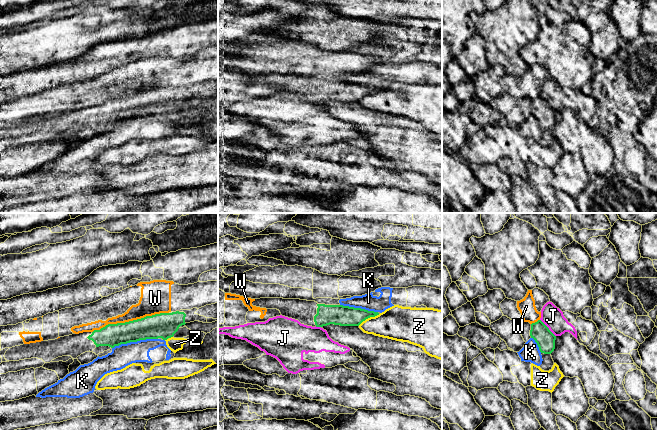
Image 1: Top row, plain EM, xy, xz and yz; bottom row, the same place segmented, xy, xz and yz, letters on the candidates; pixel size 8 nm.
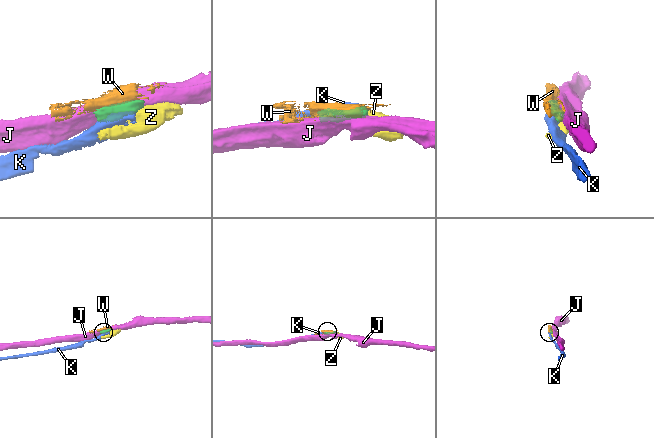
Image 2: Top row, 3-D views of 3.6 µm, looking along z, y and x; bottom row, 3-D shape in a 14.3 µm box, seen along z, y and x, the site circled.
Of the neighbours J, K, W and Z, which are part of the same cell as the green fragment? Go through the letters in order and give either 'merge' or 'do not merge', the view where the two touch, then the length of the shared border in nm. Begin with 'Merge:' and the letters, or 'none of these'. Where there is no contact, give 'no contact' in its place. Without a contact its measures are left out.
Merge: none of these
J: do not merge; contact in yz; length 190 nm
K: do not merge; contact in xy; length 380 nm
W: do not merge; contact in xy; length 650 nm
Z: do not merge; contact in xz; length 200 nm

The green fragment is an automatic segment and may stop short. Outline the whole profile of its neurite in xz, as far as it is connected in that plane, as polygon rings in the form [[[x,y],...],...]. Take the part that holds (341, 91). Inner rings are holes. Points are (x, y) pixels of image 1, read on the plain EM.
[[[260,74],[252,78],[253,82],[277,85],[282,92],[298,96],[301,100],[323,103],[330,100],[340,102],[359,102],[378,88],[343,81],[318,80],[315,77],[283,74]]]

